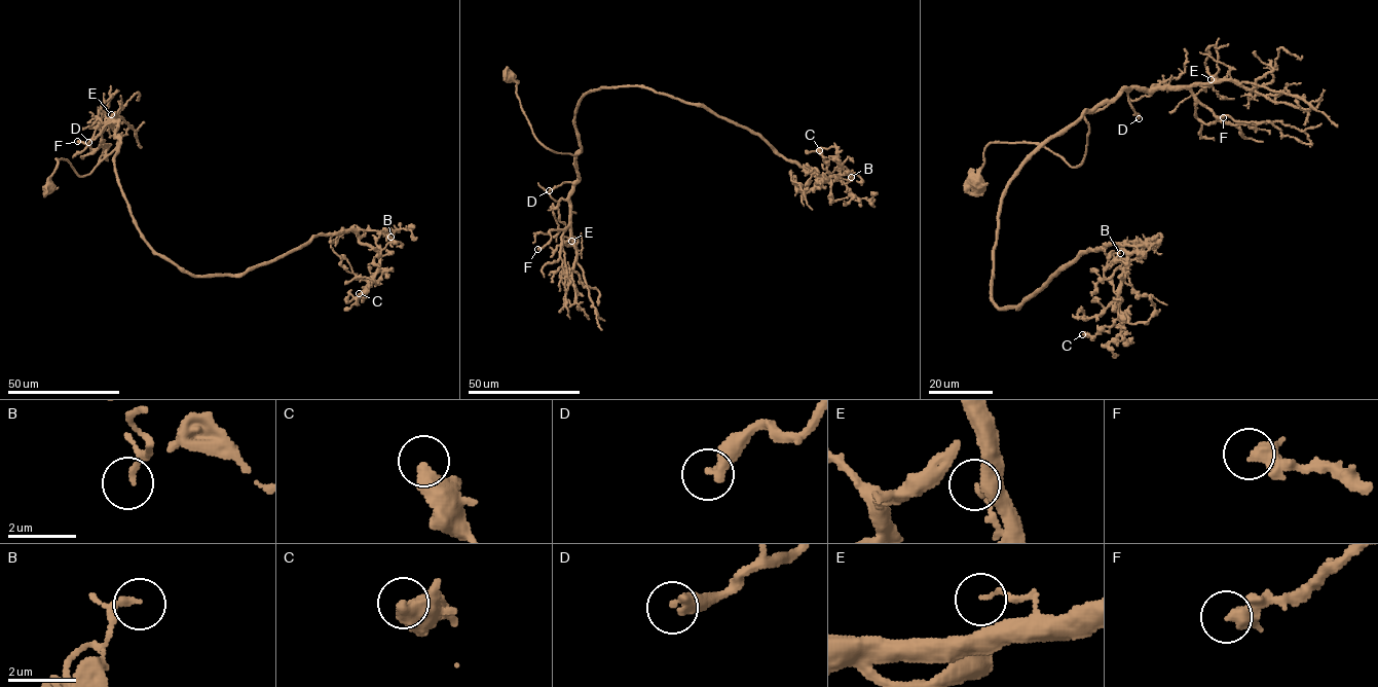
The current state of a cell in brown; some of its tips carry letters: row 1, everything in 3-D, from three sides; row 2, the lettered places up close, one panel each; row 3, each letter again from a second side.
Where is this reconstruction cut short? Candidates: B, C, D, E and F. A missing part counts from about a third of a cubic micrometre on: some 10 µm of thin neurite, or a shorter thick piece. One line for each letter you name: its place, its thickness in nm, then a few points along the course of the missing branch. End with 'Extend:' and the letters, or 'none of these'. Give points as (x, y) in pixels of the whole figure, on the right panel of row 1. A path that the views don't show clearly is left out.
D: at (1139, 118); 360 nm thick; missing branch runs (1139, 118), (1153, 127), (1170, 125)
Extend: D

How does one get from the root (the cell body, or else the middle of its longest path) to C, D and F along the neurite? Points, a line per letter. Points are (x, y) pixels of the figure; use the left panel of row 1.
C: (48, 187), (119, 141), (133, 222), (180, 267), (354, 230), (379, 257), (359, 293)
D: (48, 187), (56, 158), (66, 159), (79, 176), (89, 174), (119, 143), (117, 122), (108, 123), (88, 142)
F: (48, 187), (56, 158), (79, 176), (89, 174), (119, 143), (117, 122), (109, 121), (90, 146), (77, 141)

